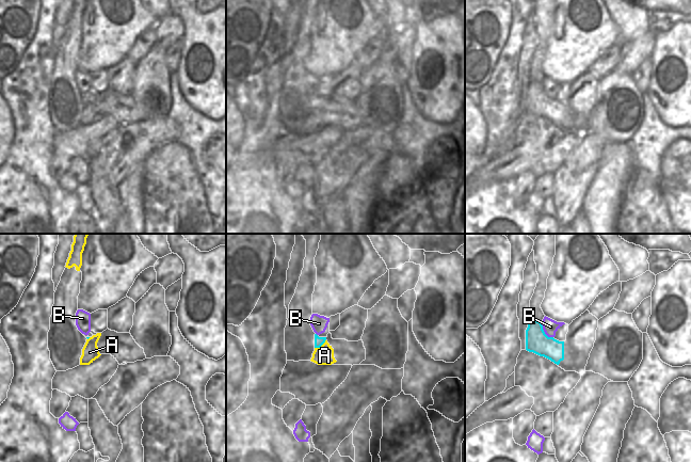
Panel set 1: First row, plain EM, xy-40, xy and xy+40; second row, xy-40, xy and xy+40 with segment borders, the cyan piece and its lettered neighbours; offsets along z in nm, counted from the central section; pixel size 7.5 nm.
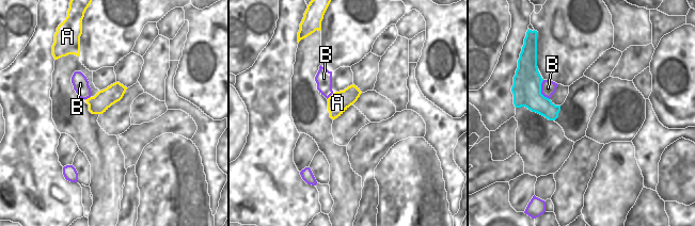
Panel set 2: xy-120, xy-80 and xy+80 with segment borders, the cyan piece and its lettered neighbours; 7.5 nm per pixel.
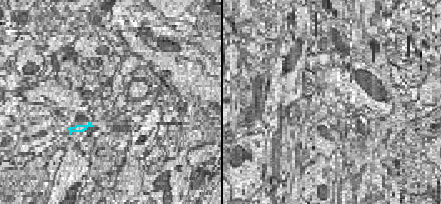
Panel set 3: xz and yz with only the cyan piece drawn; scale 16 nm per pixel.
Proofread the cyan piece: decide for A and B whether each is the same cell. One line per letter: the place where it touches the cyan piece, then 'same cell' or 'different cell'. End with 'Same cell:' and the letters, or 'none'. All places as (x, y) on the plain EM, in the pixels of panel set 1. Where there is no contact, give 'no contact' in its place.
A: meets cyan in xy at (320, 107); different cell
B: meets cyan in xy+40 at (544, 93); different cell
Same cell: none

